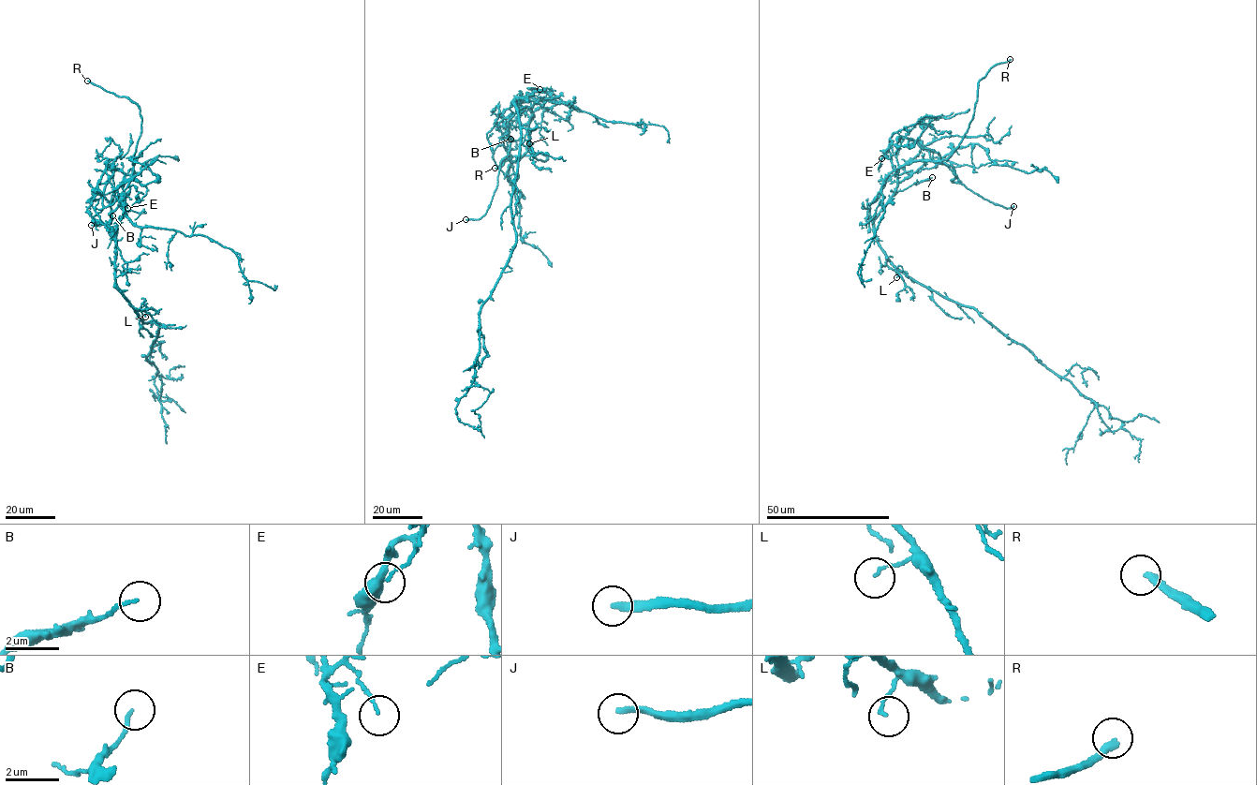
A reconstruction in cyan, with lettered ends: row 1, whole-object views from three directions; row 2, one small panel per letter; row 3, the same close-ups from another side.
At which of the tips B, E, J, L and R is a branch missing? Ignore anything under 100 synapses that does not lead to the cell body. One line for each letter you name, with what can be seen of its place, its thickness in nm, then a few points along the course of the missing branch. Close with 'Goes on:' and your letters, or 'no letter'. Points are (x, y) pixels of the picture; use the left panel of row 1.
J: (91, 225) | 240 nm | (91, 225), (62, 215), (36, 176), (10, 165), (9, 152), (30, 146)
Goes on: J

